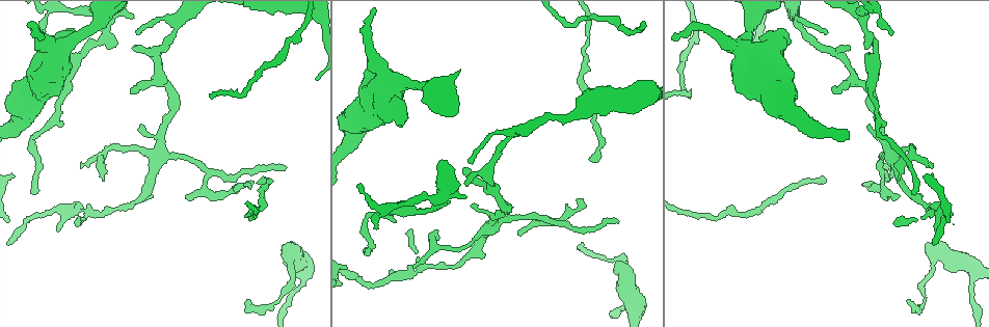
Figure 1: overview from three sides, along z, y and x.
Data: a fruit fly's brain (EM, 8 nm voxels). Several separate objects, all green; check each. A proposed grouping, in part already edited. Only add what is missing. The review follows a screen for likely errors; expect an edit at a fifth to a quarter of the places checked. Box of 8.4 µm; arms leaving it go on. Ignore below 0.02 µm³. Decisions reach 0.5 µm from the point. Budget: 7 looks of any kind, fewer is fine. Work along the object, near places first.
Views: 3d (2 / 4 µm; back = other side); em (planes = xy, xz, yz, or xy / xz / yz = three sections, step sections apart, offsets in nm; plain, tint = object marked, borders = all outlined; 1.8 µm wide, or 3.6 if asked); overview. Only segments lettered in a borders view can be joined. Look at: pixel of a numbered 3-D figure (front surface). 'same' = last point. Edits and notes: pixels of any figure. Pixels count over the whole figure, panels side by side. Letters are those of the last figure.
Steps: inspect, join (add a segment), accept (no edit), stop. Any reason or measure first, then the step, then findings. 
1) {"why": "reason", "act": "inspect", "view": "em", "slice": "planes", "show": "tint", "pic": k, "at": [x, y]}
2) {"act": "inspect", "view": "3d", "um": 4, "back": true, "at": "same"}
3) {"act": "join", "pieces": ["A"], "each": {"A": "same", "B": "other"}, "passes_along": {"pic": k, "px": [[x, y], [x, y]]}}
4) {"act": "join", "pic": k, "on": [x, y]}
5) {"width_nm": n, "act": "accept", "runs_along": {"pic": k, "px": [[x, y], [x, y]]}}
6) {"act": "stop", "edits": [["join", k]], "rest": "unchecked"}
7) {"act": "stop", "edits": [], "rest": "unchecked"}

{"why": "thin end", "act": "inspect", "view": "em", "slice": "planes", "show": "borders", "pic": 1, "at": [892, 34]}

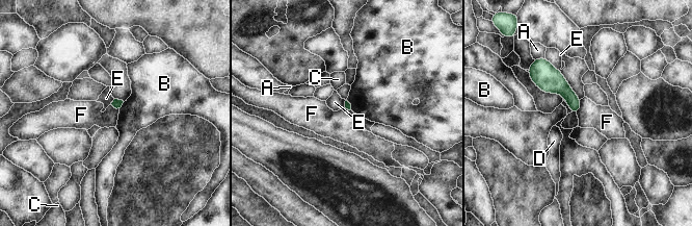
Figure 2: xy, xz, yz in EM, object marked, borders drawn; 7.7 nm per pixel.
{"act": "accept", "each": {"A": "other", "B": "other", "C": "other", "D": "other", "E": "other", "F": "other"}, "border": {"pic": 2, "px": [[581, 99], [581, 107], [577, 114]]}, "found": "none of them fits"}

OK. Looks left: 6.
{"why": "free end", "act": "inspect", "view": "em", "slice": "planes", "show": "borders", "pic": 1, "at": [932, 167]}

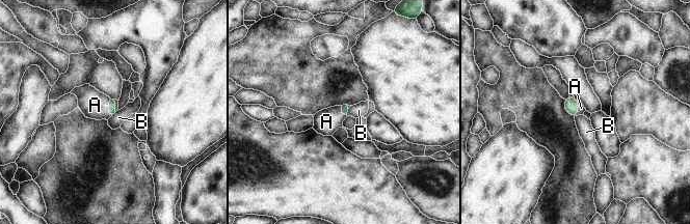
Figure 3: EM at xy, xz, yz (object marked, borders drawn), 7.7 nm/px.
{"longest_contact_nm": ["A", 130], "act": "join", "pieces": ["A"], "each": {"A": "same", "B": "other"}, "passes_along": {"pic": 3, "px": [[111, 104], [109, 107], [95, 105]]}, "found": "the neuron continues"}

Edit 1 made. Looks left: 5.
{"act": "stop", "edits": [["join", 3]], "rest": "unchecked"}

